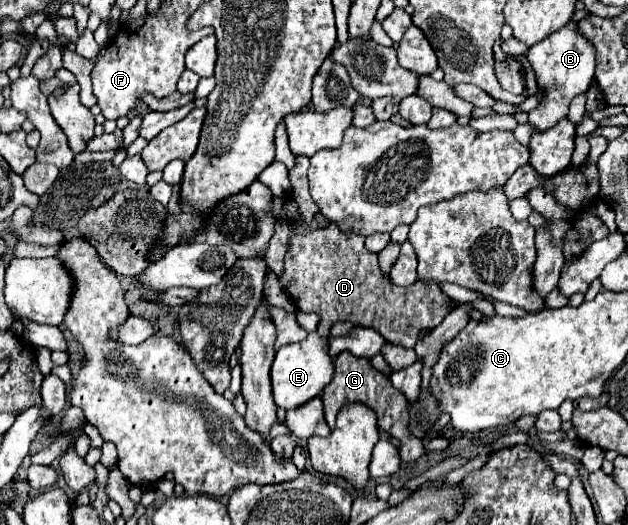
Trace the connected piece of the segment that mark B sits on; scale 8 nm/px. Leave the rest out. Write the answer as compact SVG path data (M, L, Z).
M570 21L564 29L532 45L526 53L526 59L532 65L538 89L542 91L540 105L534 111L530 111L530 123L534 127L534 133L540 133L564 119L568 115L570 99L574 99L580 93L586 93L586 89L590 87L594 79L594 49L590 41L584 41L584 37L580 37L580 33L576 31L576 23Z

